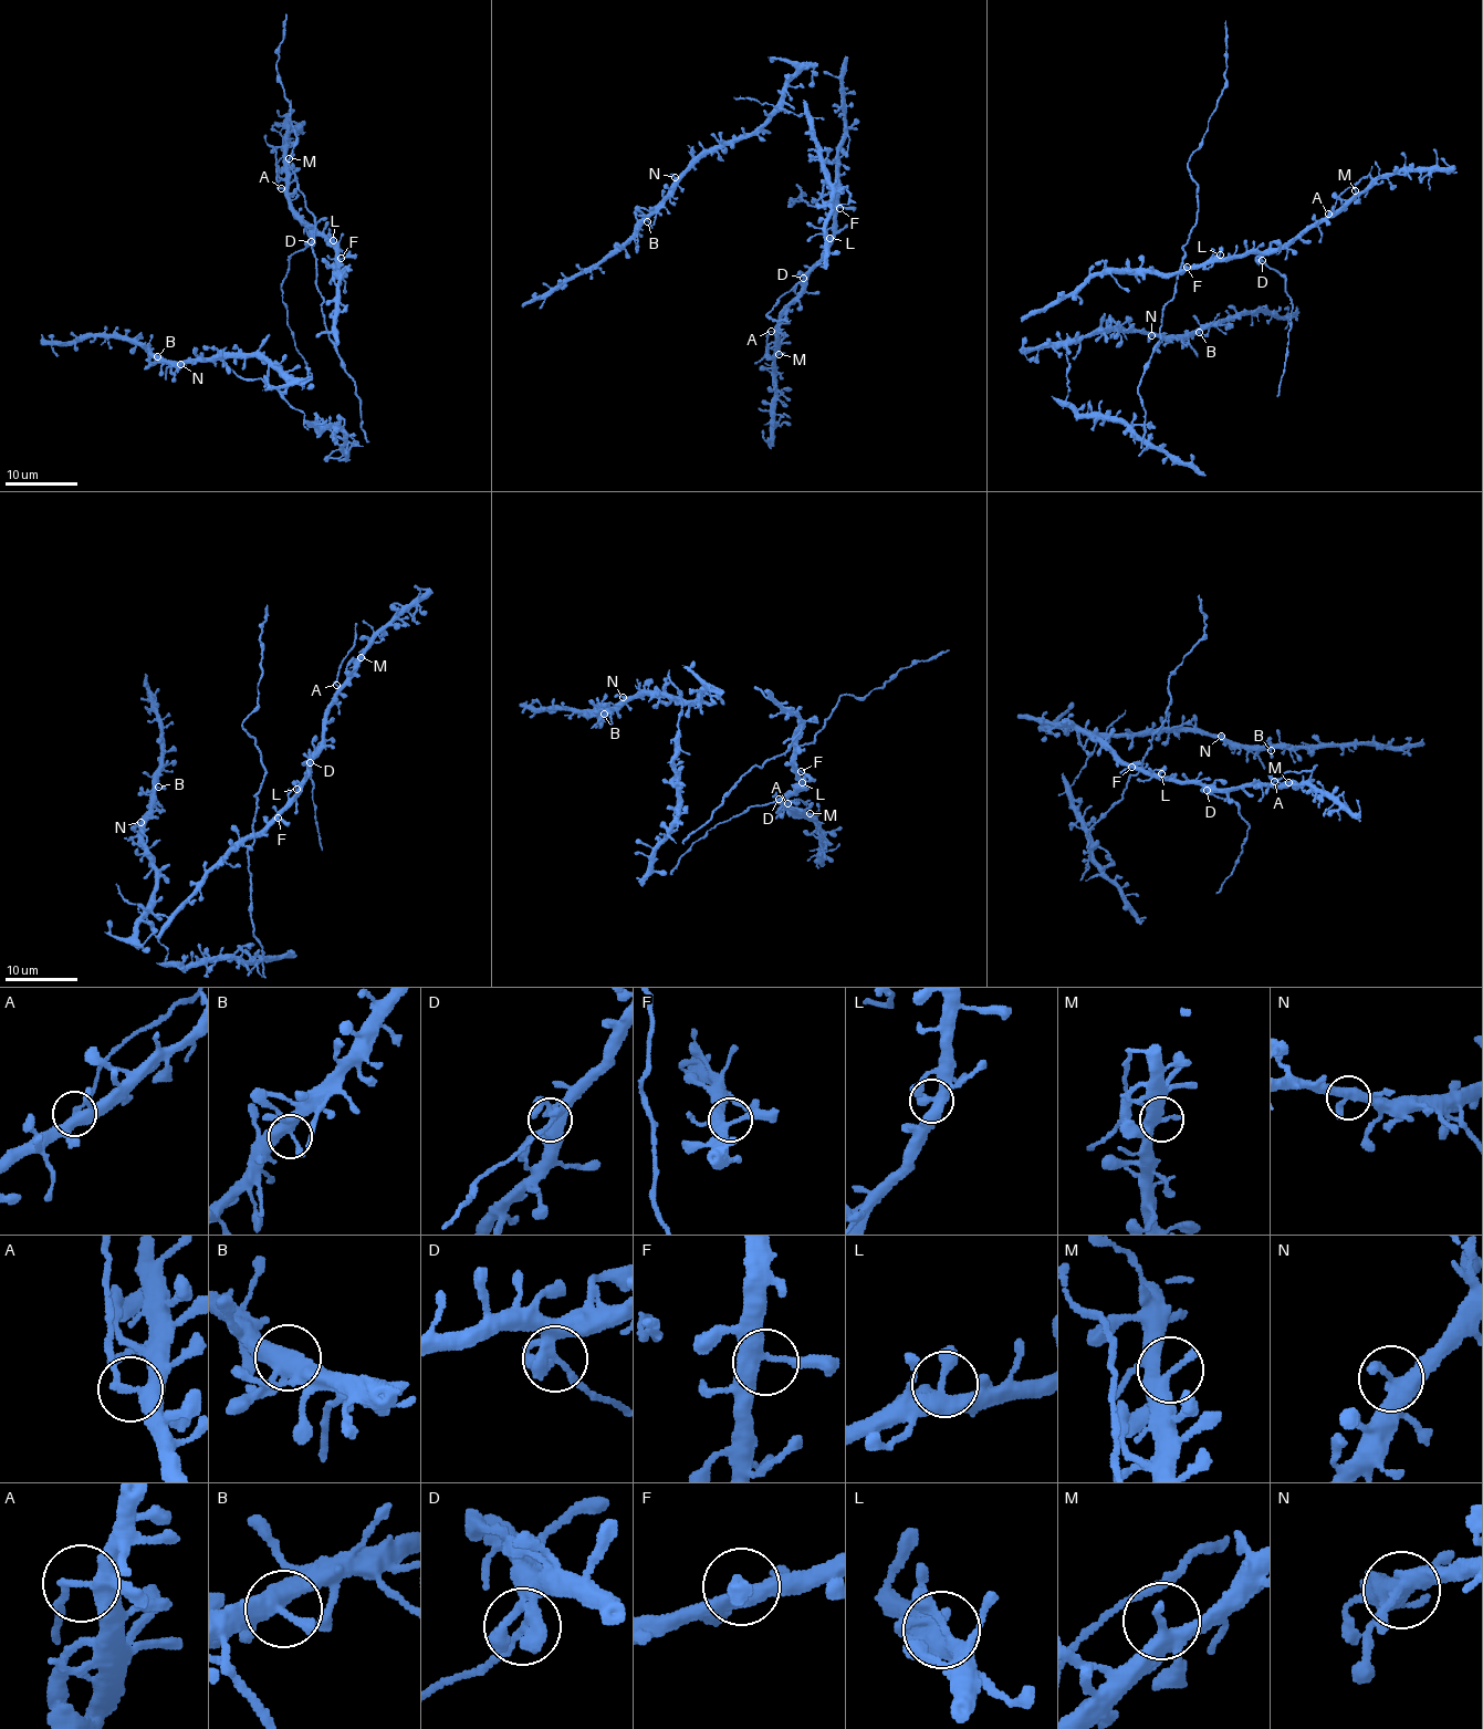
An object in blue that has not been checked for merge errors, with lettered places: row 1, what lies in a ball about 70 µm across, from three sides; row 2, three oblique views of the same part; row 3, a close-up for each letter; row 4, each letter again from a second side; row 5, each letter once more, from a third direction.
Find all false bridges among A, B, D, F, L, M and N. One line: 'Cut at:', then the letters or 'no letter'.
Cut at: A, D

